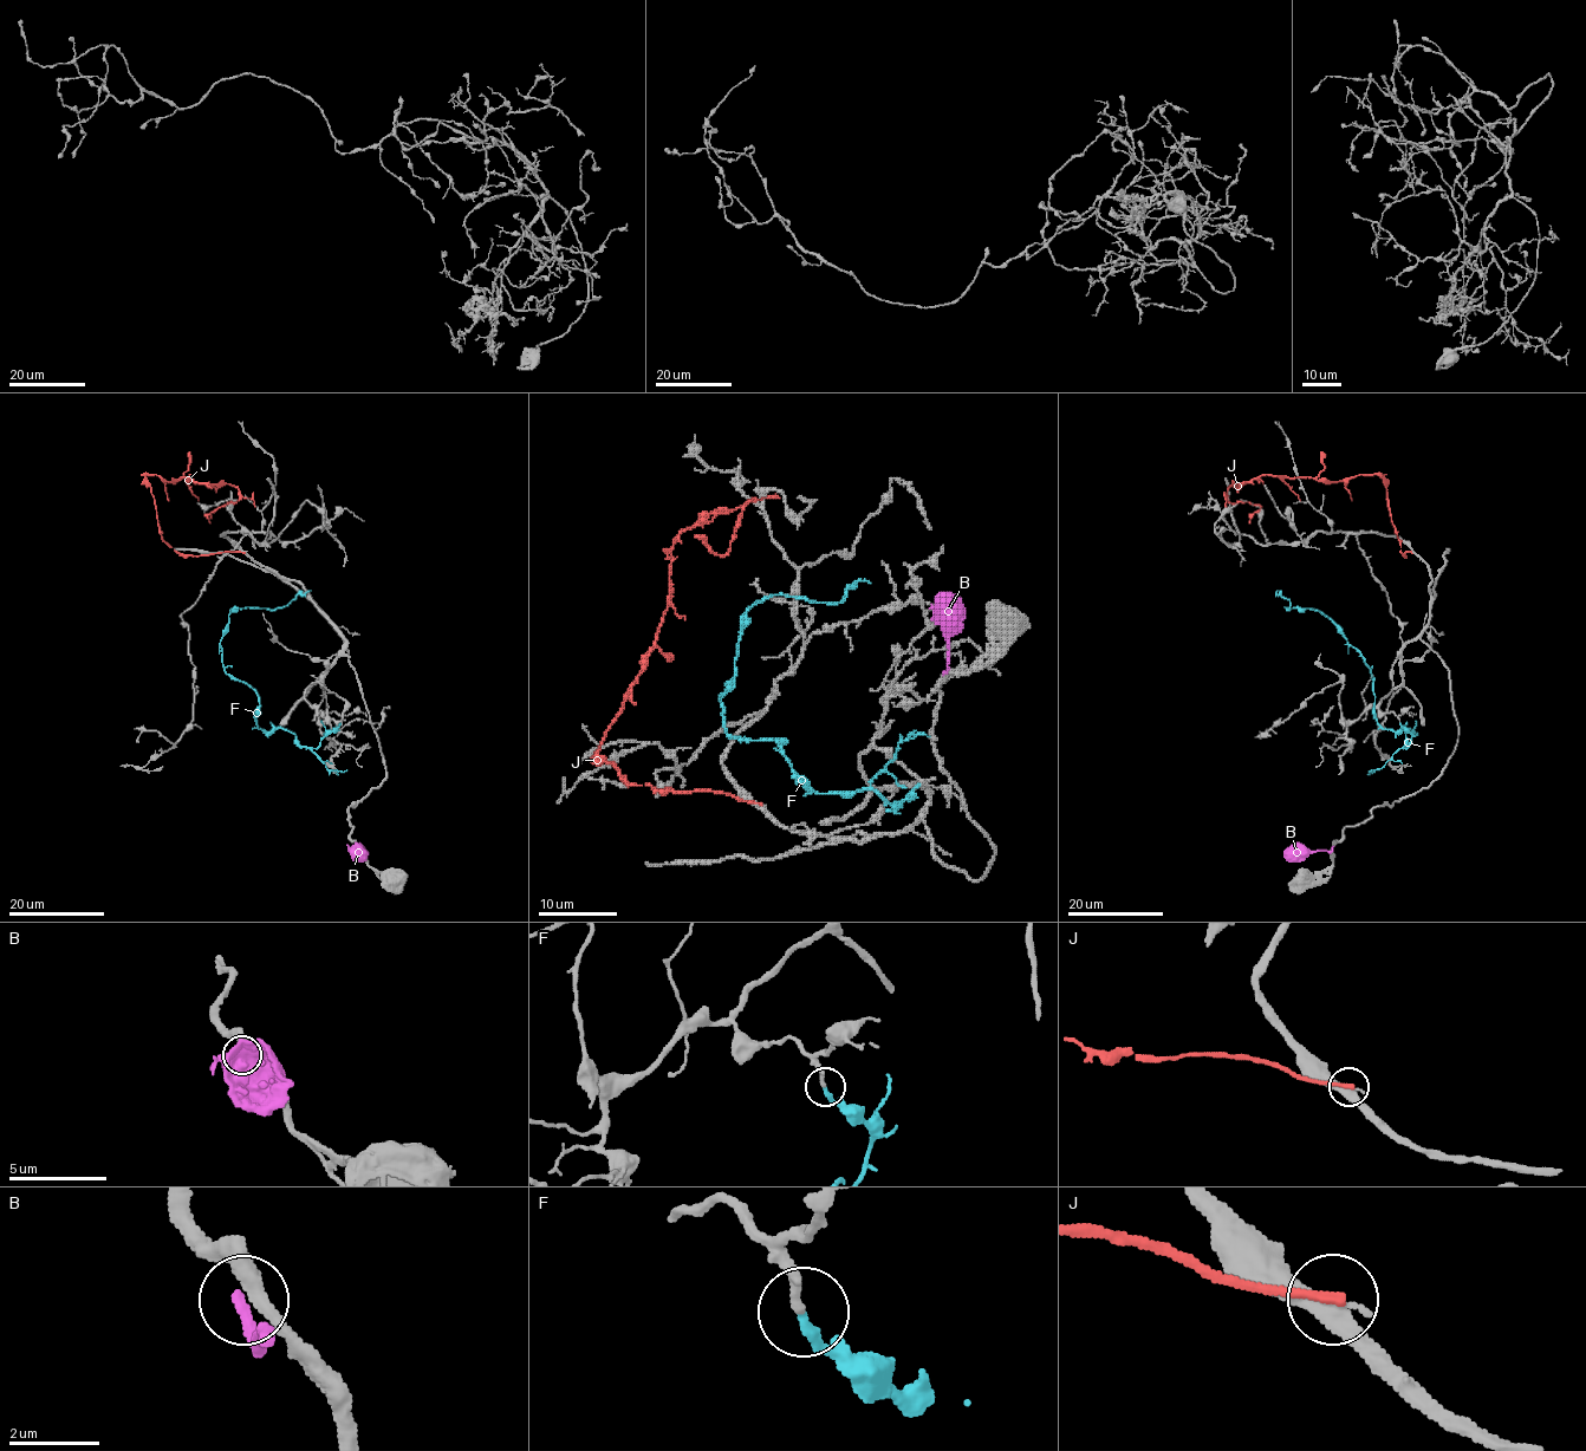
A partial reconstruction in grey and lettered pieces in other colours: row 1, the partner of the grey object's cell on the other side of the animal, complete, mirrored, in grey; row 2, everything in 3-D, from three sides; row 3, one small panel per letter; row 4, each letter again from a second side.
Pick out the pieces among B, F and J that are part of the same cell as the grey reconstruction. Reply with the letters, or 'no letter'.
F

